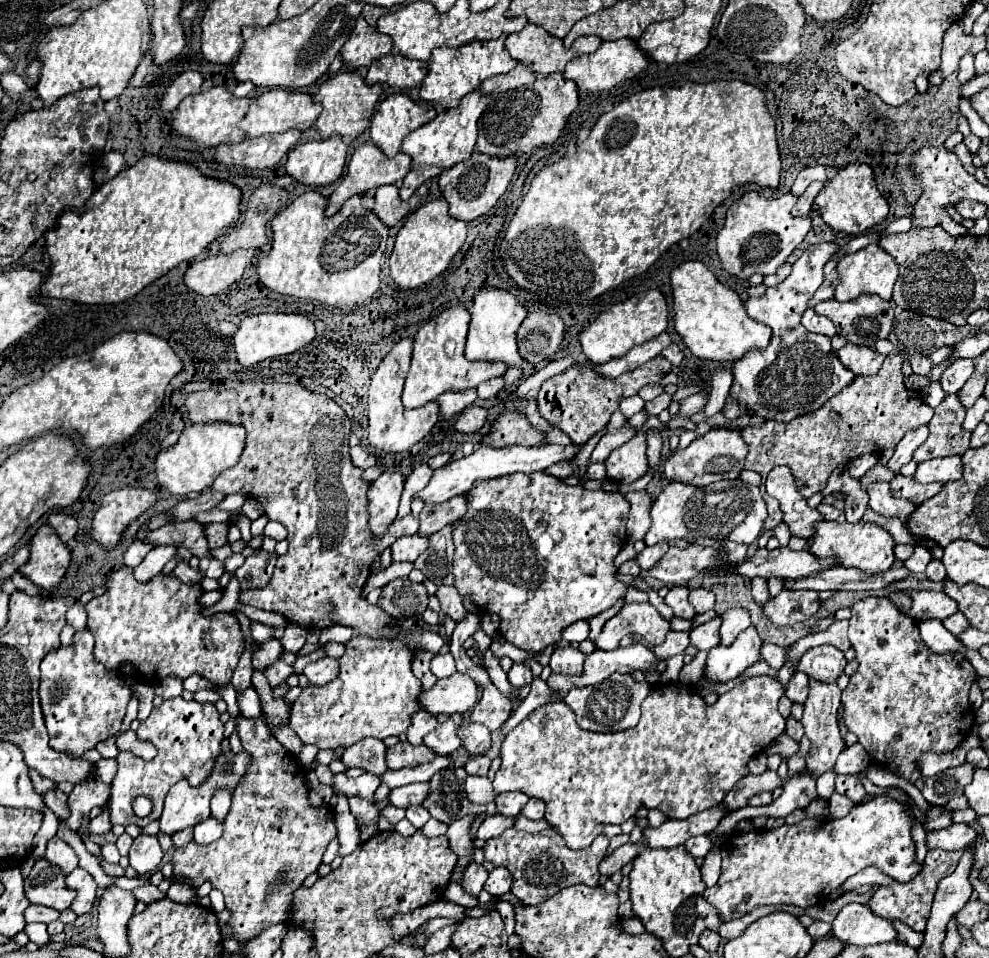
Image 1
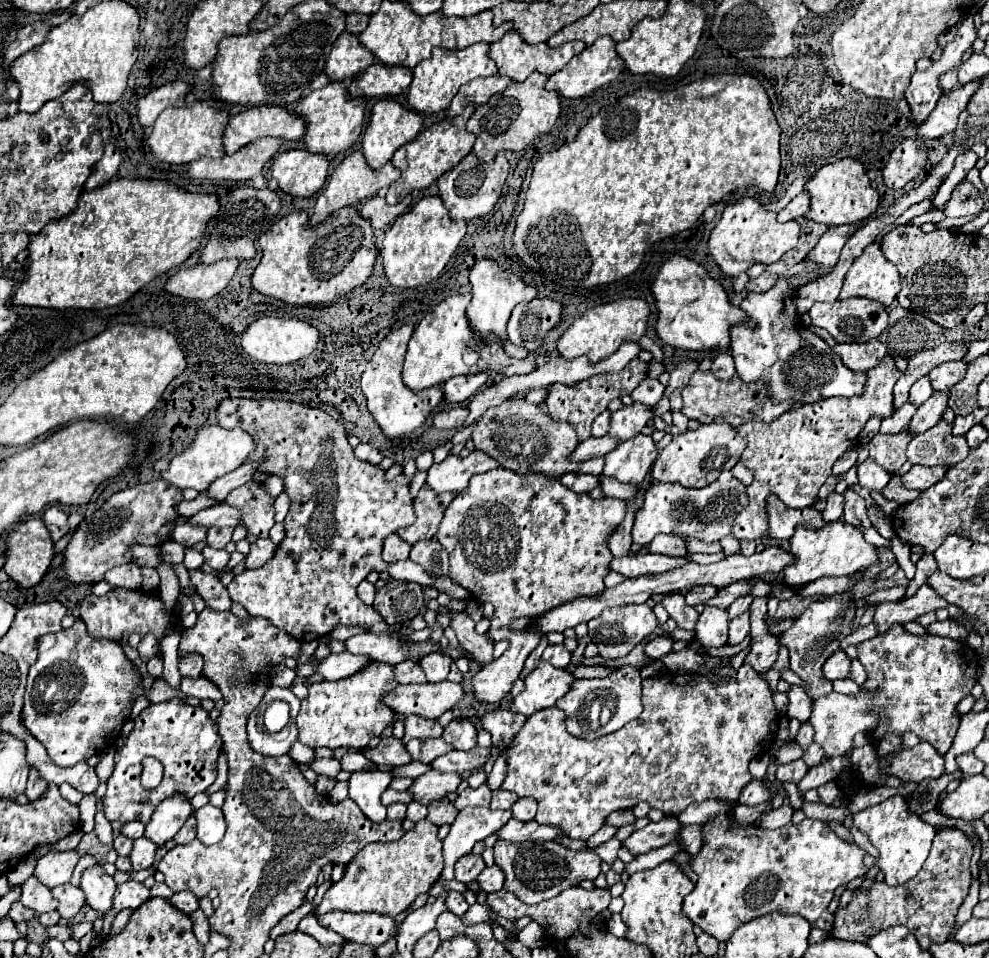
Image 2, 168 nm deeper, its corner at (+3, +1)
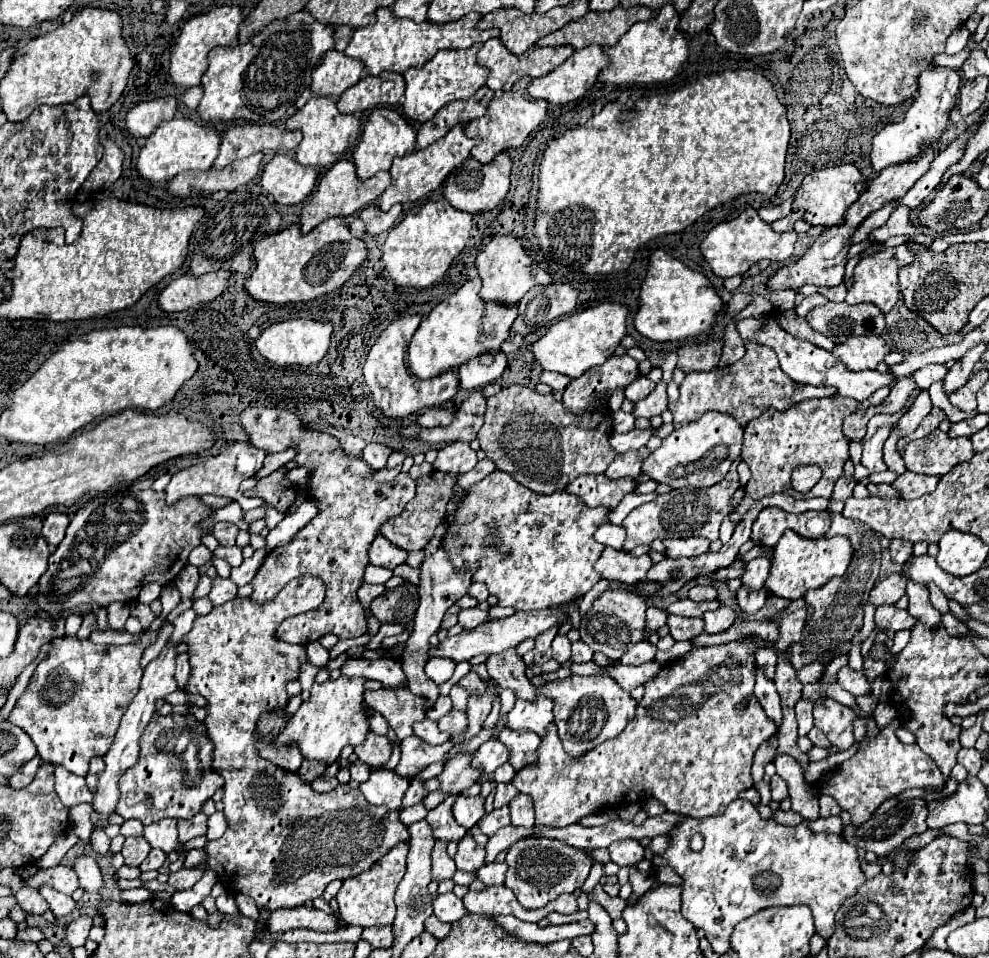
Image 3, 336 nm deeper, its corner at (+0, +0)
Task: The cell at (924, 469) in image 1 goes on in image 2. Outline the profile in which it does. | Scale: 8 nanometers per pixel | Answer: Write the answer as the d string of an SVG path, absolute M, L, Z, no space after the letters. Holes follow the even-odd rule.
M914 465L904 477L902 483L906 489L916 489L916 491L926 491L932 487L936 481L940 481L946 475L948 467L946 465L934 465L934 467L920 467Z

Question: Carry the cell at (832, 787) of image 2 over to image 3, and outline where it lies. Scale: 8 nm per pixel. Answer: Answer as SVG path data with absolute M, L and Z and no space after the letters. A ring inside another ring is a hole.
M821 796L819 802L821 802L821 816L823 816L823 818L827 818L827 816L839 816L841 808L837 806L837 802L835 802L833 798Z

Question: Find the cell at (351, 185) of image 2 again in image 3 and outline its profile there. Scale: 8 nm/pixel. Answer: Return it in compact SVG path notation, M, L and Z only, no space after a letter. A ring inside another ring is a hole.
M349 160L337 162L335 166L331 166L323 174L323 178L319 180L319 184L317 184L315 192L311 194L309 202L303 206L303 210L301 210L301 234L311 232L325 218L331 218L331 216L351 216L351 214L355 214L359 208L369 206L377 196L381 196L383 190L389 184L391 184L389 172L375 174L369 180L359 180L357 174L355 174L355 164L353 162L349 162Z

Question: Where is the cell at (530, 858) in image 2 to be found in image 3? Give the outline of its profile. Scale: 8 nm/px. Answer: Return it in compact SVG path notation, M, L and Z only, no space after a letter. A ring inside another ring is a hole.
M523 838L509 848L507 854L507 876L505 886L511 888L527 910L543 908L547 902L555 900L559 894L573 894L589 876L593 860L573 846L565 846L563 842L553 842L553 838Z

